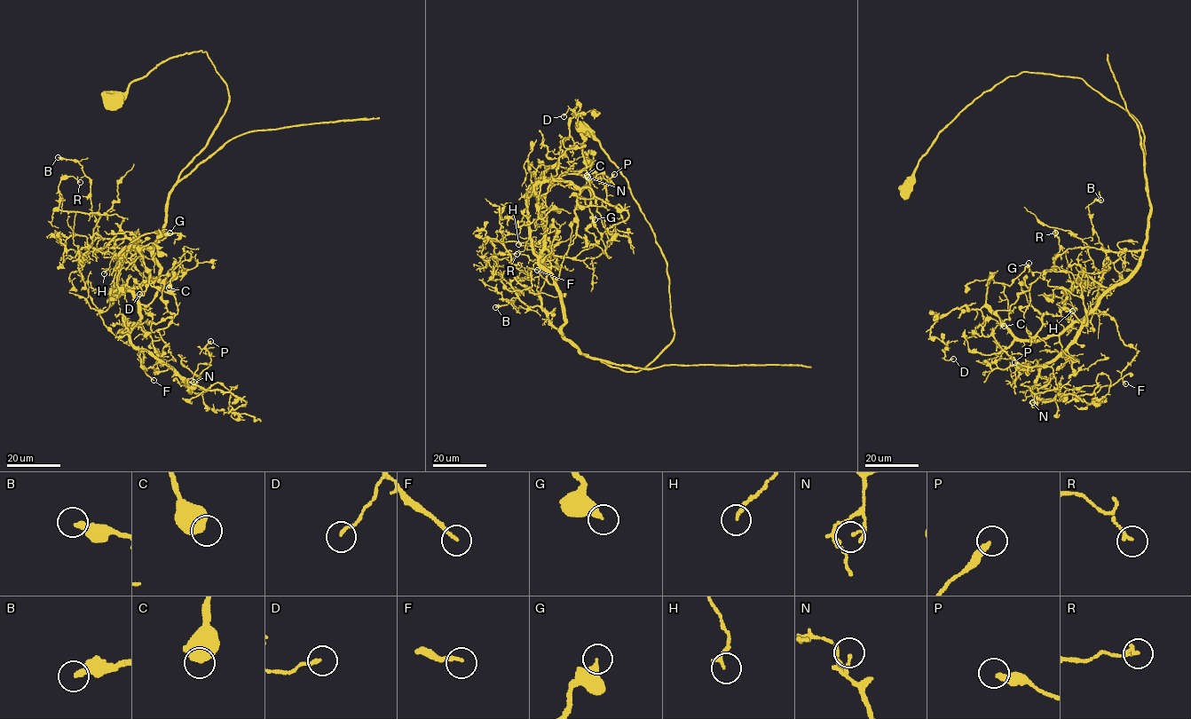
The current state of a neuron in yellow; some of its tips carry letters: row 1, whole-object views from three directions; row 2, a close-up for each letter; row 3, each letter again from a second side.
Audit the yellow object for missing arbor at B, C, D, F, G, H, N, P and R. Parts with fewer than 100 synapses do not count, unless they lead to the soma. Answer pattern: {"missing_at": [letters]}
{"missing_at": []}

